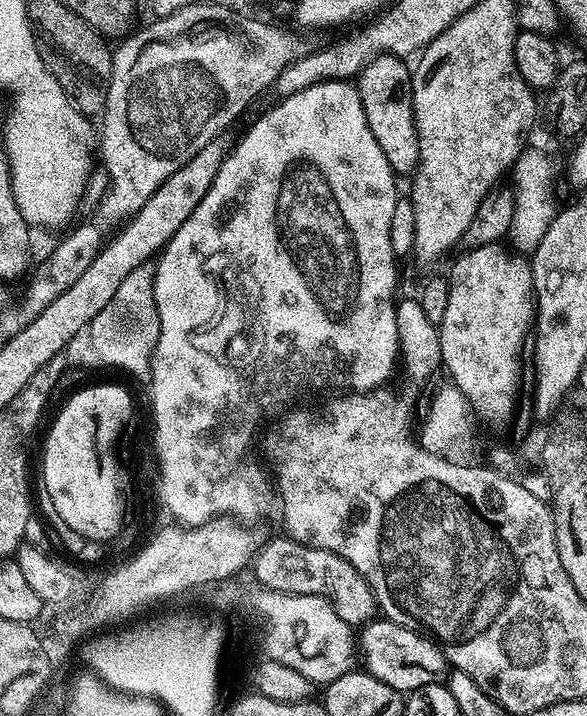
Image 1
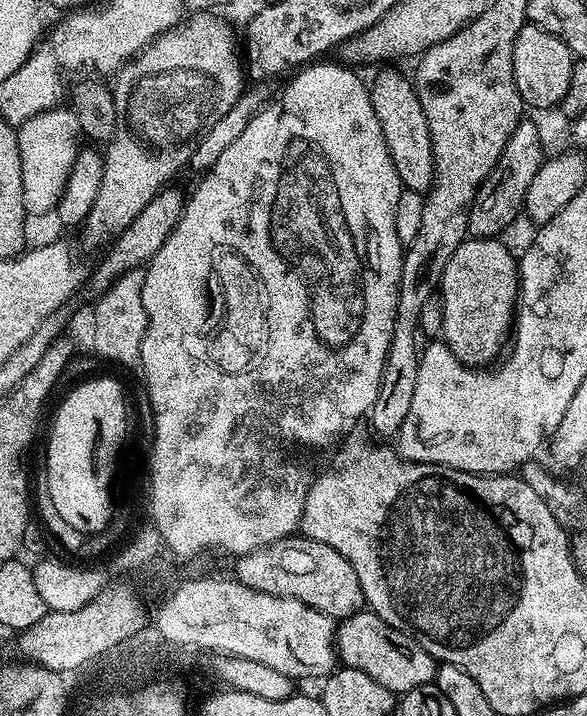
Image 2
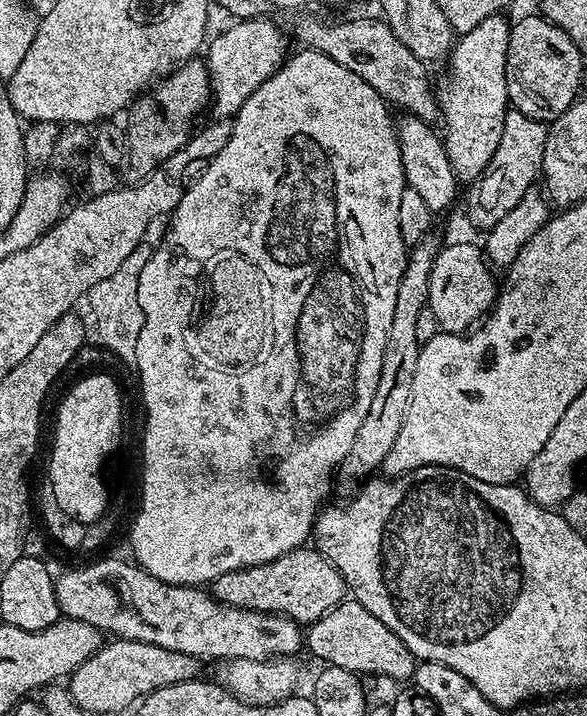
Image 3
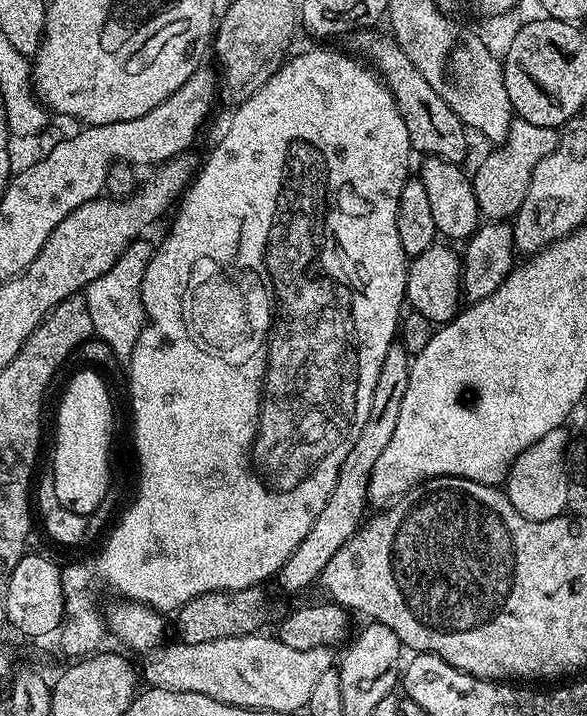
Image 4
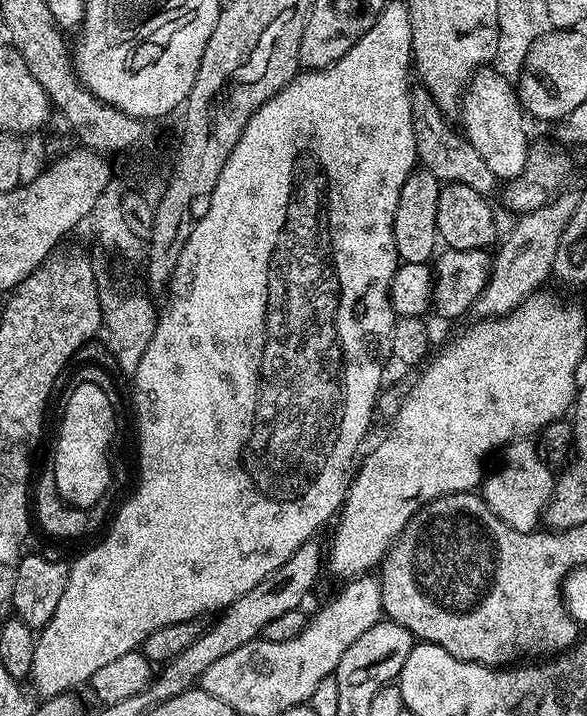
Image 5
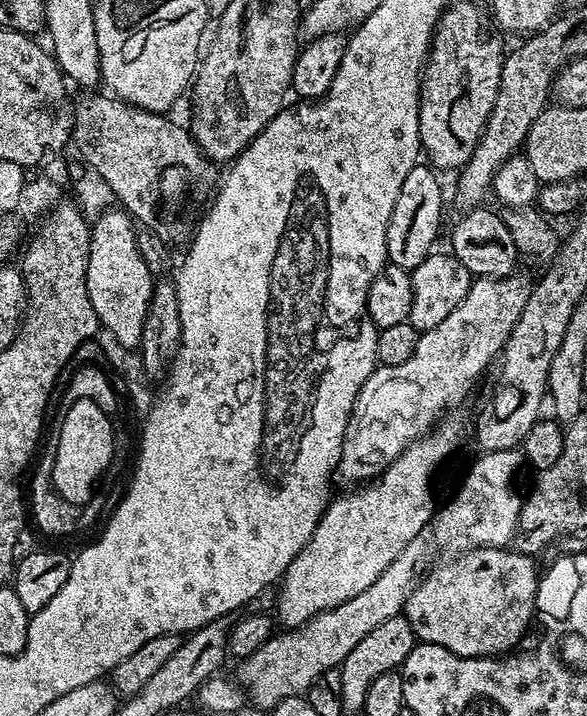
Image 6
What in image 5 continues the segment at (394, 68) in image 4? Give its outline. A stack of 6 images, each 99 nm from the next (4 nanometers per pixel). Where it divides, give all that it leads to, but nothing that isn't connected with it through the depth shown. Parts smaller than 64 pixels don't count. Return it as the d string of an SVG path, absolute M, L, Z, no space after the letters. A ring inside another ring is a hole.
M423 88L413 91L412 118L415 124L417 161L421 167L430 170L441 183L460 183L470 186L472 190L477 190L483 196L493 195L495 186L498 186L493 171L457 129L454 131L449 128L447 117L434 102L432 95Z

